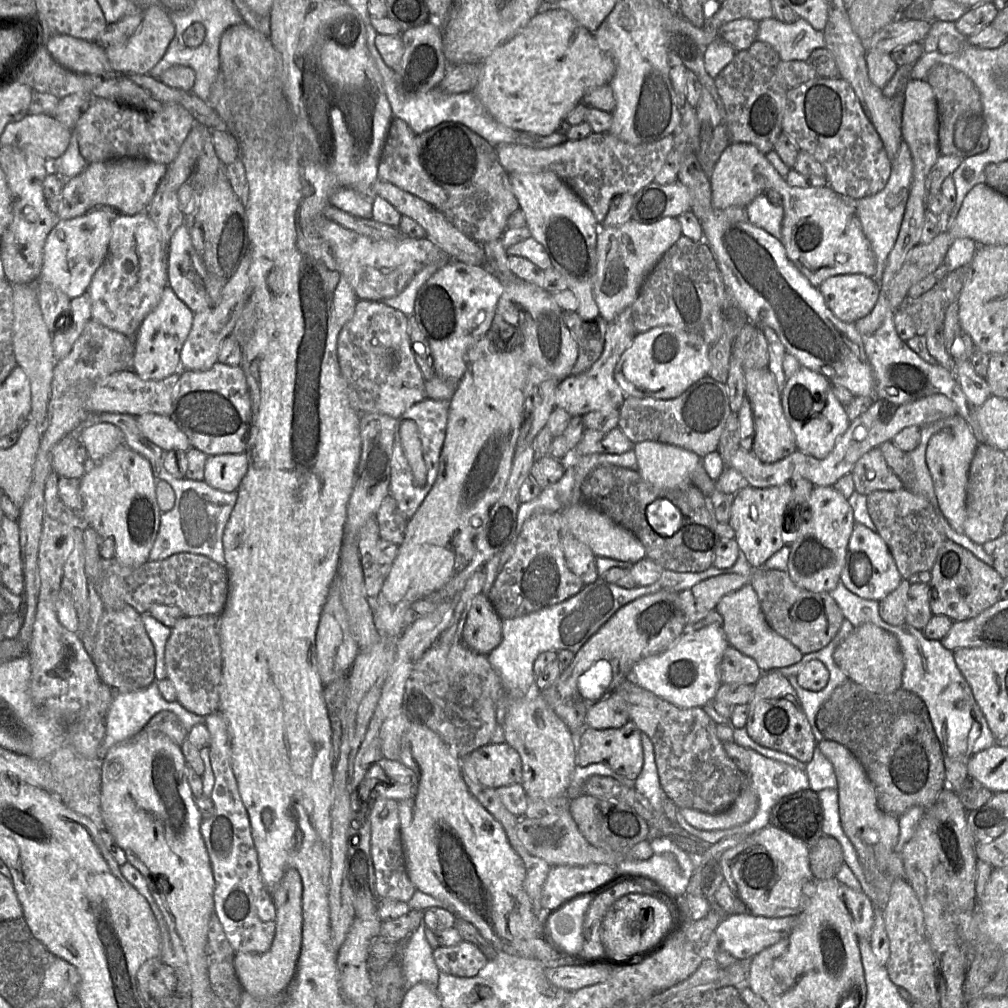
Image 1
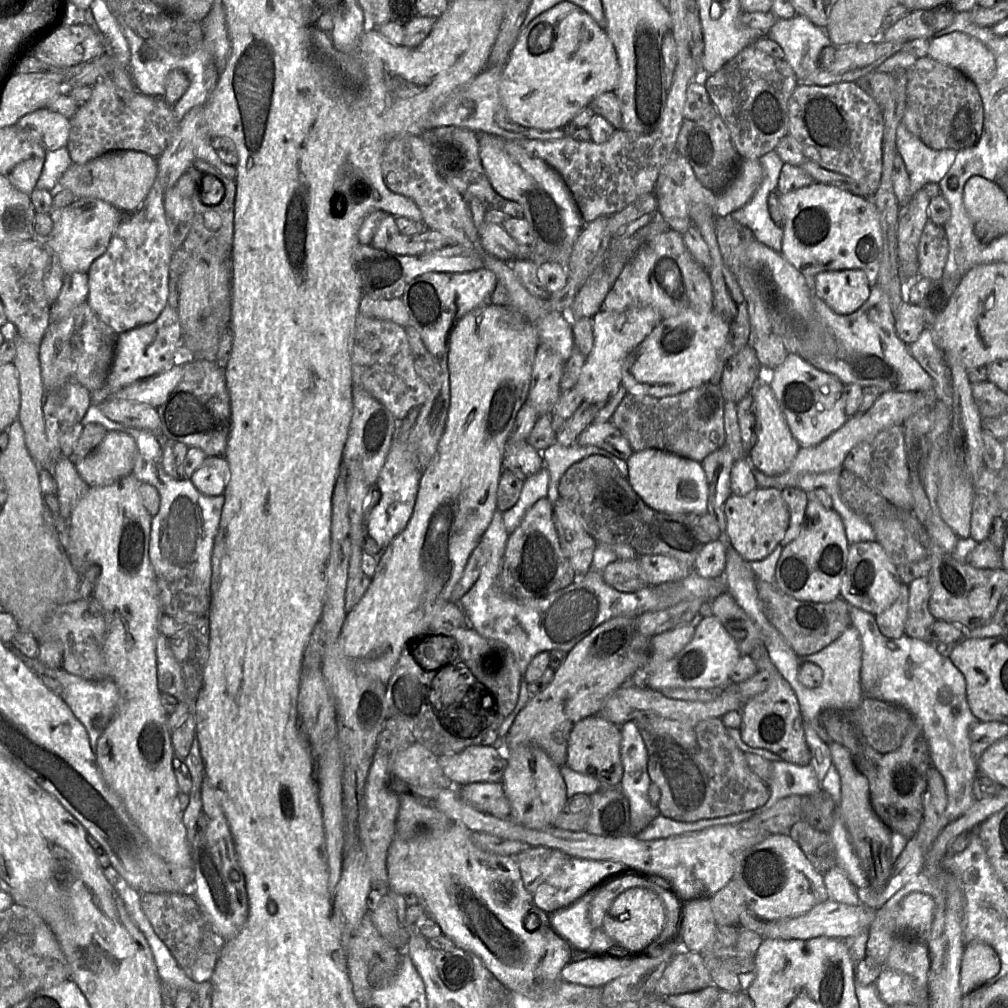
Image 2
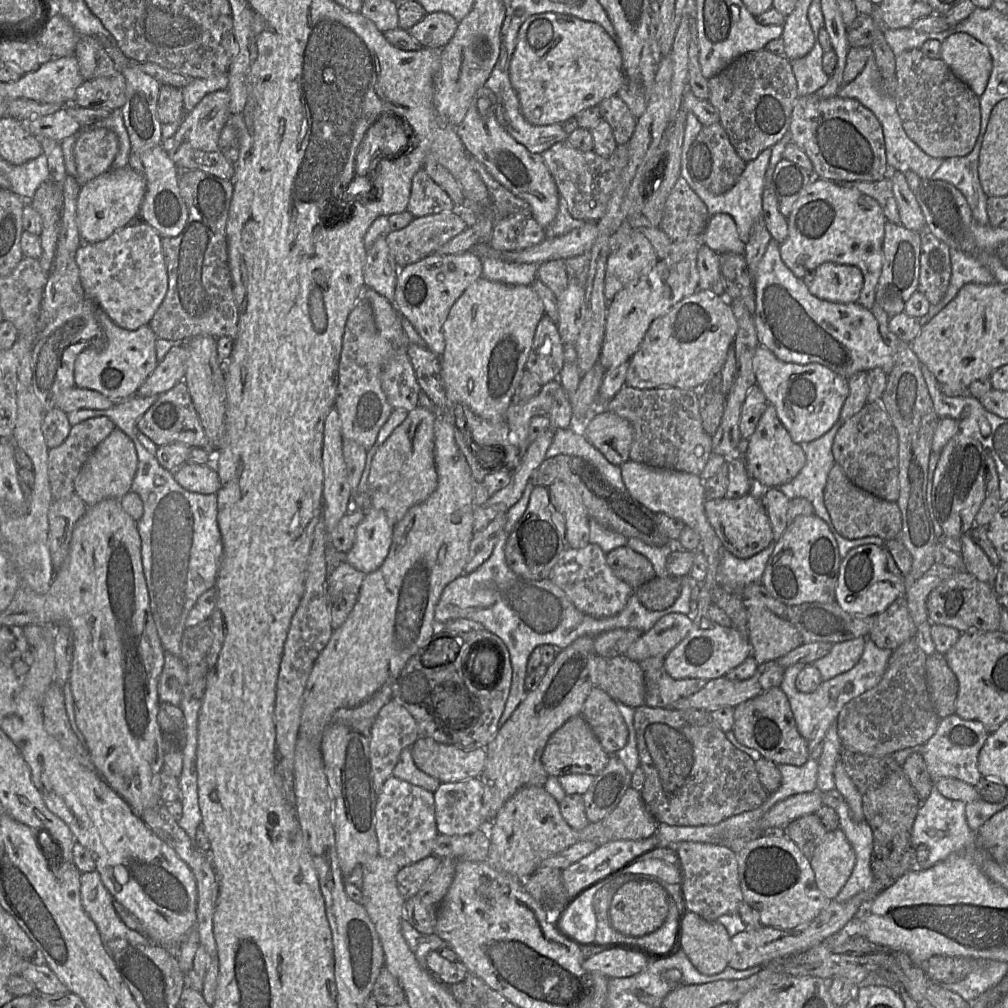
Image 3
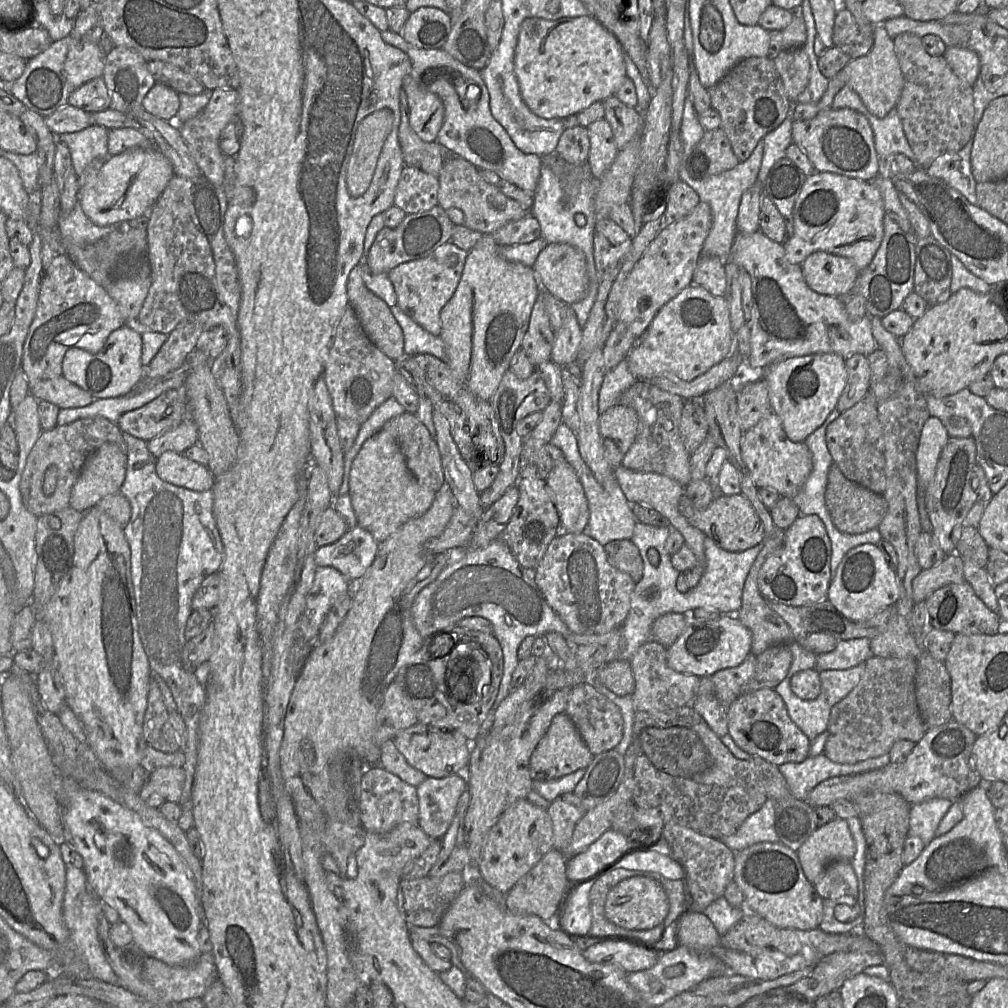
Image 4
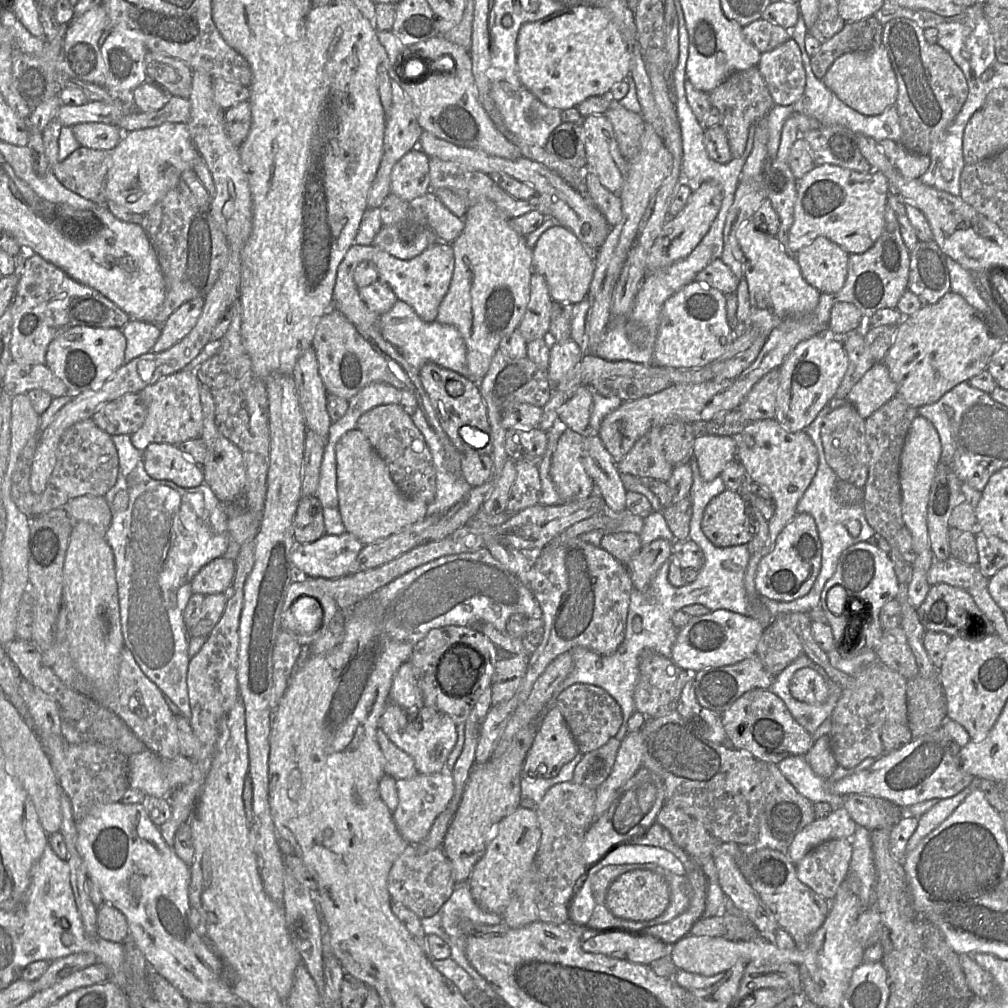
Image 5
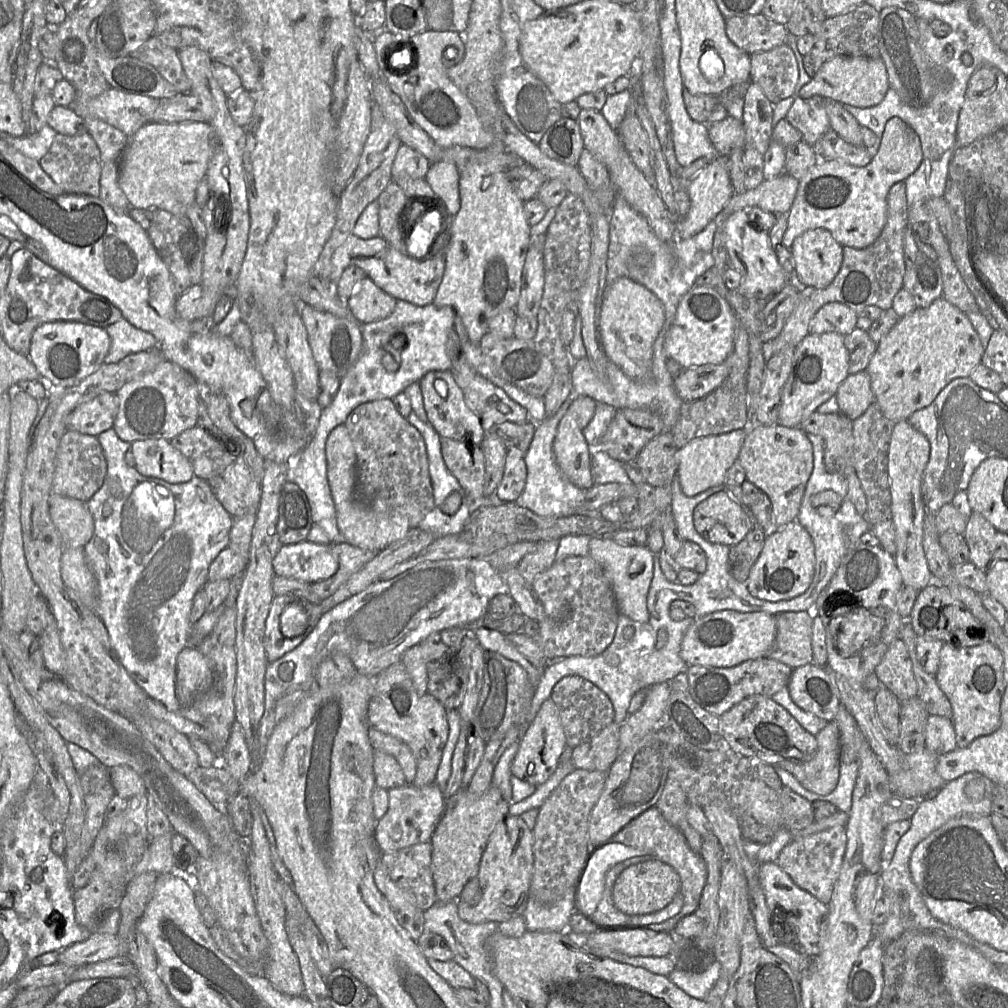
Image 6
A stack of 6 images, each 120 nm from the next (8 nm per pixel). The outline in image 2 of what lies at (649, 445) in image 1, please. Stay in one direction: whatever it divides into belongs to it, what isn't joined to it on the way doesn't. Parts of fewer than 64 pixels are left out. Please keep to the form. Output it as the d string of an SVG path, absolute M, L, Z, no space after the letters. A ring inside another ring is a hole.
M645 449L634 451L627 459L628 480L634 491L651 508L666 513L707 513L709 483L701 462L673 453Z

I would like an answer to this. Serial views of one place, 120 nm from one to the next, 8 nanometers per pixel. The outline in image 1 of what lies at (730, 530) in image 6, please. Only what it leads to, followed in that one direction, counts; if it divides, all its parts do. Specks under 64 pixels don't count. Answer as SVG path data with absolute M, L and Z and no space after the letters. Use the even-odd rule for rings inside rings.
M790 483L763 489L748 485L735 494L728 523L753 569L763 568L766 561L786 545L786 524L788 516L792 520L793 501Z

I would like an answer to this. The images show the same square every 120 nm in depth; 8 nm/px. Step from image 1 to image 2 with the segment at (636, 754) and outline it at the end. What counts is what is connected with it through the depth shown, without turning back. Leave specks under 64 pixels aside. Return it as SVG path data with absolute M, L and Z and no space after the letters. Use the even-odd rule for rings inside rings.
M599 715L587 717L576 723L570 733L565 765L576 772L597 778L602 787L619 786L624 772L620 756L621 741L620 726Z

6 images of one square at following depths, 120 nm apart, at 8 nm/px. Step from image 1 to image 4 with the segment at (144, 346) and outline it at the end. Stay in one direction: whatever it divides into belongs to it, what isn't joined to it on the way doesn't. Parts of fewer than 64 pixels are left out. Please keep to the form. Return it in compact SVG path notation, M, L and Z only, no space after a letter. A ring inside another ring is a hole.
M125 325L108 336L99 352L77 346L69 347L62 362L62 377L89 392L94 399L122 397L132 392L144 377L141 356L141 329Z

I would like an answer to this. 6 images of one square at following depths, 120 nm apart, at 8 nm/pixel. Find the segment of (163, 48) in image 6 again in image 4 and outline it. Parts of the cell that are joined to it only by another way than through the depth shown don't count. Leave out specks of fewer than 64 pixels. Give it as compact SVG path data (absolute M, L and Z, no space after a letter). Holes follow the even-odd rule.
M151 60L146 66L157 83L171 87L179 94L197 95L205 89L199 80L173 64Z

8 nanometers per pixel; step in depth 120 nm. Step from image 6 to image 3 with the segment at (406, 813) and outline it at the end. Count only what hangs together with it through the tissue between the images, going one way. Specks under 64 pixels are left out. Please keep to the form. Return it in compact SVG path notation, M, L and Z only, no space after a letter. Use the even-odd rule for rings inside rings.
M480 778L441 783L433 792L438 832L454 836L487 830L492 821L482 815L483 793Z

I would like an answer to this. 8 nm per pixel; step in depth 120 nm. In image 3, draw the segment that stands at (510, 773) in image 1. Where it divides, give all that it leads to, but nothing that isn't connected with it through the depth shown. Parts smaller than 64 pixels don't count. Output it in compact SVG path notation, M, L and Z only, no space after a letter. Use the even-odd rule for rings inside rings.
M423 736L410 751L417 767L441 783L479 778L487 758L485 748L464 749Z

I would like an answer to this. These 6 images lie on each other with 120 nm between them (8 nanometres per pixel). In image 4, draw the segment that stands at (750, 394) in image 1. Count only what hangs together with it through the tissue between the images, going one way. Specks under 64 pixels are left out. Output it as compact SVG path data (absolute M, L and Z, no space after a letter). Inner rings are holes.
M770 411L756 426L744 431L741 452L752 480L758 488L773 489L781 497L792 499L803 487L812 468L812 454L805 442L791 441L783 427L780 418Z

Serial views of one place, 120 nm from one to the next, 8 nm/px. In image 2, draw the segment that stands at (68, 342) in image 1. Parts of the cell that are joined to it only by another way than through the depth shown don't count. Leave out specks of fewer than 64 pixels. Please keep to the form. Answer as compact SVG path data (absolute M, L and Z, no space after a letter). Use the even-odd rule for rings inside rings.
M75 272L63 276L61 292L51 307L50 323L67 317L78 305L87 301L89 295L88 276Z

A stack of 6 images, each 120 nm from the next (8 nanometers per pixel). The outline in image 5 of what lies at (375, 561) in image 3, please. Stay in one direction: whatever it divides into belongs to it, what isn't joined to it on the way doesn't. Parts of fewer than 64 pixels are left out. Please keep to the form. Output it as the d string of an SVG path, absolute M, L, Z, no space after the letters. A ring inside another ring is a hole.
M352 534L324 535L315 542L296 545L291 560L296 570L311 578L338 579L356 573L357 556L364 545Z

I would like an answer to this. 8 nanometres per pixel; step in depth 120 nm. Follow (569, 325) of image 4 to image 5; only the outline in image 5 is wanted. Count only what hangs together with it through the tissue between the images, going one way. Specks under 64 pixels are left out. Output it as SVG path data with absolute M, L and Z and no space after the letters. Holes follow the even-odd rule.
M572 338L551 344L548 376L552 387L559 384L580 363L582 356L581 347Z

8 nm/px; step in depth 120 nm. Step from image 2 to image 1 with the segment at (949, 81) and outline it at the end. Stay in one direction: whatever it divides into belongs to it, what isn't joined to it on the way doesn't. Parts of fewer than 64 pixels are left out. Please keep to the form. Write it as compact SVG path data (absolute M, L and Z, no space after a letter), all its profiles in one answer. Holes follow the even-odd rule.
M940 64L930 69L926 82L933 89L937 101L940 155L964 159L986 151L989 147L987 126L980 95L972 80L950 65Z

